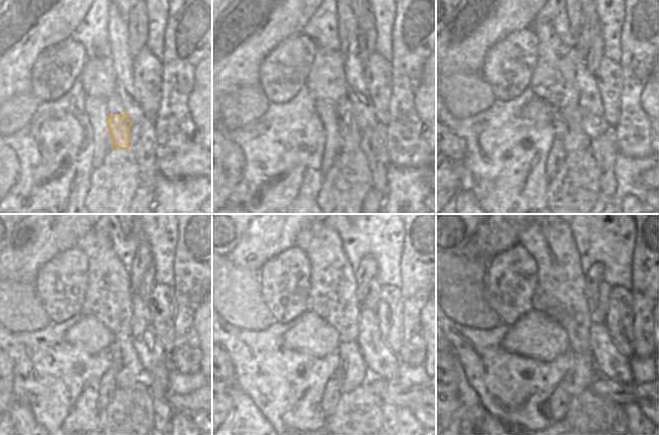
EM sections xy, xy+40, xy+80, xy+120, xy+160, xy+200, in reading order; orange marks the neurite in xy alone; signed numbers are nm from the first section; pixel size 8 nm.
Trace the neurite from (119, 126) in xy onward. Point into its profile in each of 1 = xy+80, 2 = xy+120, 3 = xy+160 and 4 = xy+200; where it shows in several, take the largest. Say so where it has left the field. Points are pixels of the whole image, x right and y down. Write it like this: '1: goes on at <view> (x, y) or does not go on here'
1: goes on at xy+80 (575, 137)
2: goes on at xy+120 (129, 369)
3: goes on at xy+160 (352, 372)
4: goes on at xy+200 (579, 378)

